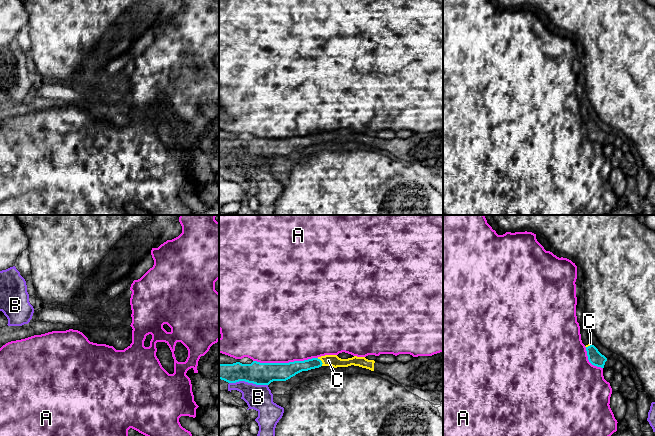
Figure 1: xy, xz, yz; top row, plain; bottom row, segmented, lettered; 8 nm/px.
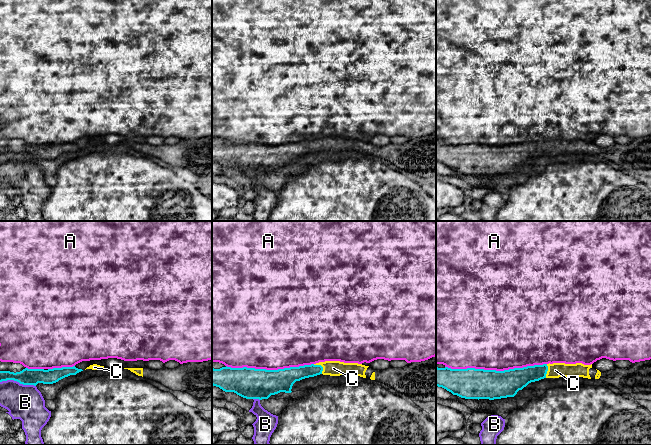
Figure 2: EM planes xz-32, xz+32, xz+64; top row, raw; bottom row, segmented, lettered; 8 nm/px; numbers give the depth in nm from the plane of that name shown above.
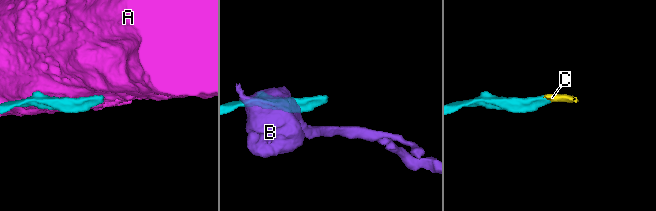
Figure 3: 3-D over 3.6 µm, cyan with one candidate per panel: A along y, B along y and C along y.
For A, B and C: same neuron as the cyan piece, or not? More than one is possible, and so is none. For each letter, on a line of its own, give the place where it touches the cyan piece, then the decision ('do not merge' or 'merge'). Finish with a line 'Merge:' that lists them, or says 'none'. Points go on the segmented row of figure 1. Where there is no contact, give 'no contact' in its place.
A: xz (285, 363) | do not merge
B: xz (248, 382) | do not merge
C: xz (321, 361) | merge
Merge: C

